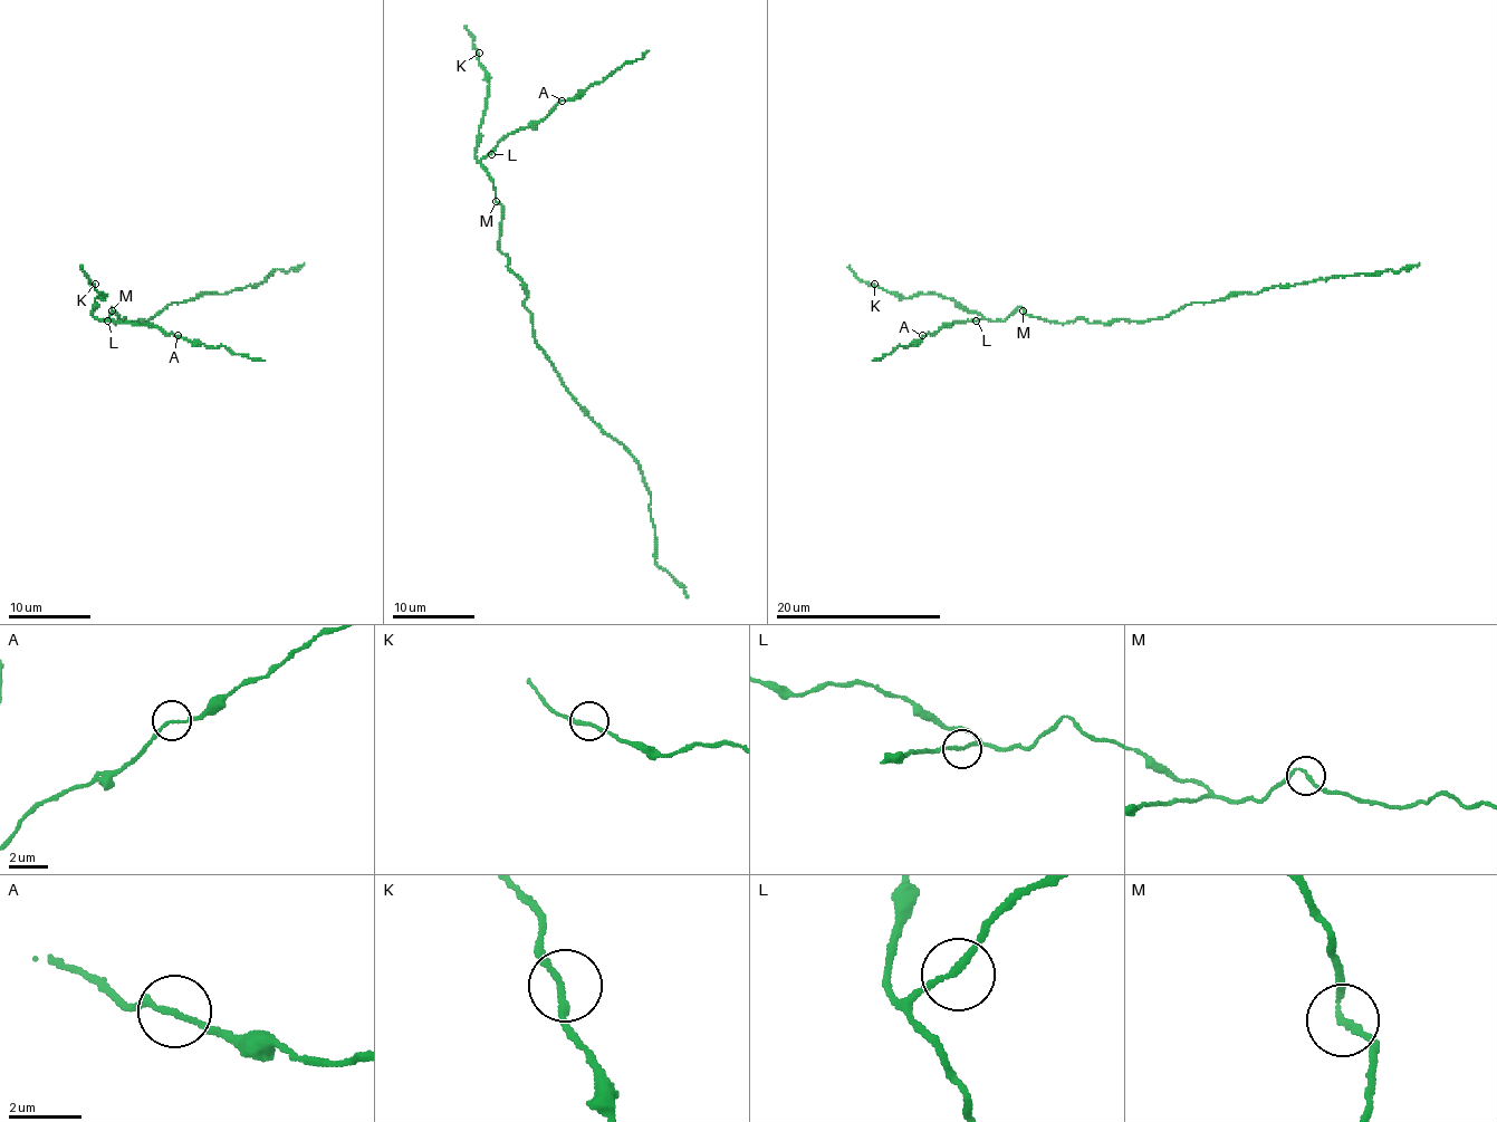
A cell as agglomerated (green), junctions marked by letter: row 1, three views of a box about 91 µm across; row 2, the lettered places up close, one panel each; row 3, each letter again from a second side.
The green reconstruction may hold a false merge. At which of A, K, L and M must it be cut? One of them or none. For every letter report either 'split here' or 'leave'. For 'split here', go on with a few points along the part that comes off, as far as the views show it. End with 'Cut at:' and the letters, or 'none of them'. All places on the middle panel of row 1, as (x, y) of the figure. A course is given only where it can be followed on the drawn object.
A: leave
K: leave
L: leave
M: leave
Cut at: none of them

